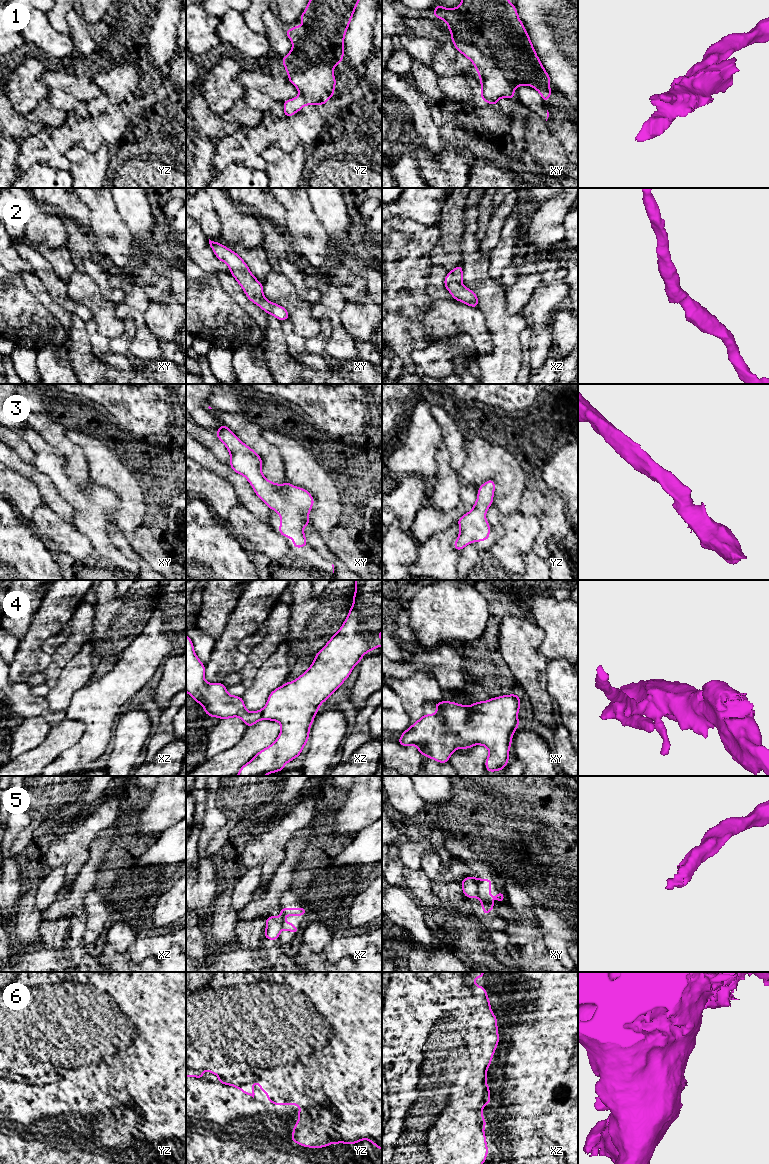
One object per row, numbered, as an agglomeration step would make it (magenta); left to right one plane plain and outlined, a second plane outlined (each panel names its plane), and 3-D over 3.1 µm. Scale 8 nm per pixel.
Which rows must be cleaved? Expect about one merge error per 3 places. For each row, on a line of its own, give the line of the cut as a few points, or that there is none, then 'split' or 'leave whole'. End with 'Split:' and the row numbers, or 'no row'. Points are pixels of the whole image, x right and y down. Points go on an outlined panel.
1: cut none; leave whole
2: cut none; leave whole
3: cut none; leave whole
4: cut none; leave whole
5: cut xy (475, 879), (477, 896); split
6: cut none; leave whole
Split: 5

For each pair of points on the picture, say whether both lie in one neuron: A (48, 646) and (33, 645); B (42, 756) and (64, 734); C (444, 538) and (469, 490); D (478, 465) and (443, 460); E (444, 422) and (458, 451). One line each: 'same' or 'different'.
A: different
B: same
C: different
D: different
E: same

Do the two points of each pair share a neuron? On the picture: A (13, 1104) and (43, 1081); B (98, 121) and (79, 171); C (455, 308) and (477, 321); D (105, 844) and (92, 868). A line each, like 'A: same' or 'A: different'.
A: same
B: different
C: same
D: same

